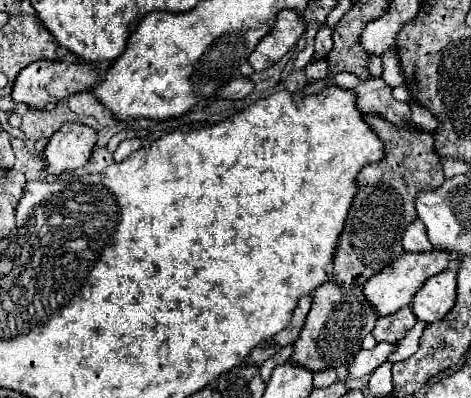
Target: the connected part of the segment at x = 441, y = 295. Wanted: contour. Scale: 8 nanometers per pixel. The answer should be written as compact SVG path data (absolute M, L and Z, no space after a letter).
M443 270L421 286L411 304L417 320L437 322L455 306L455 280L453 270Z

